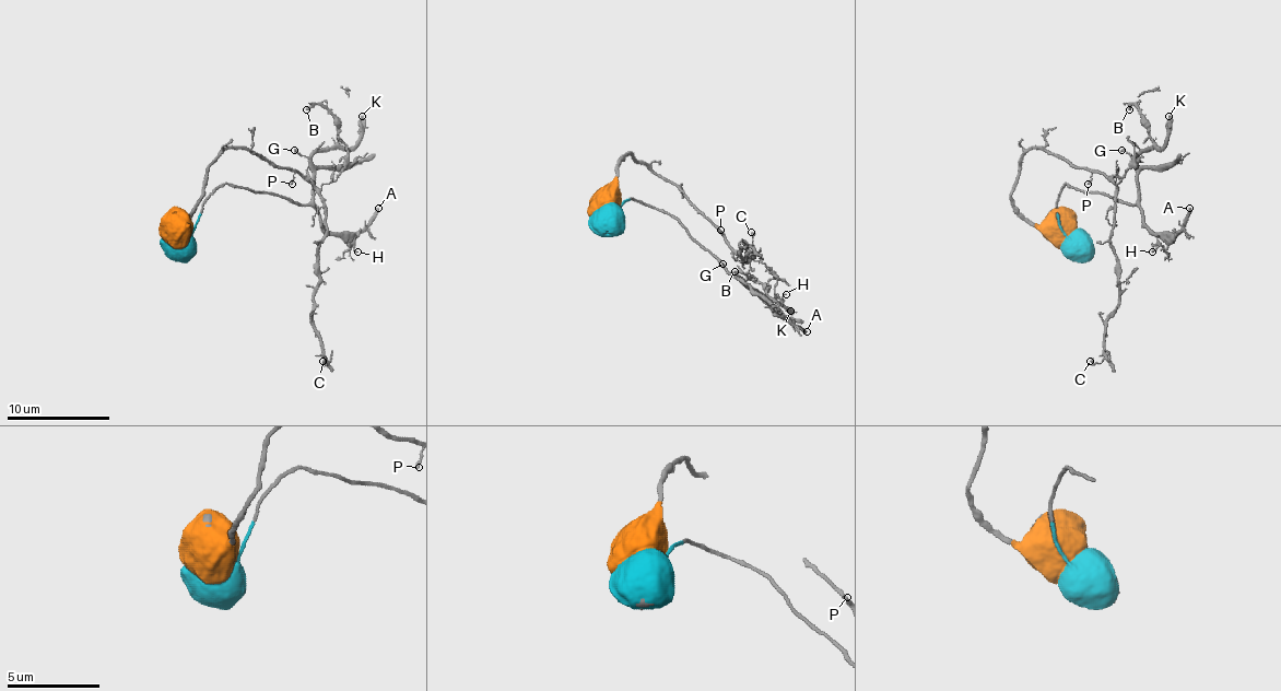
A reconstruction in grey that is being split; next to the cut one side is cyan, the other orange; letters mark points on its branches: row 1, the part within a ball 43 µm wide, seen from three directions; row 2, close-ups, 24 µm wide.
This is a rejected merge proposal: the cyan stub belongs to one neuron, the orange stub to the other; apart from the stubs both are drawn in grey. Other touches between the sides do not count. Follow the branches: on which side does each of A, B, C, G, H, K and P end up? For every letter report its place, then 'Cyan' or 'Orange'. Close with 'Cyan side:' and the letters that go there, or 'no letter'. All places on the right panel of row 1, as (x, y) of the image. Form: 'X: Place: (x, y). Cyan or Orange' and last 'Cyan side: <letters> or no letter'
A: Place: (1189, 208). Cyan
B: Place: (1129, 109). Cyan
C: Place: (1090, 361). Orange
G: Place: (1121, 150). Cyan
H: Place: (1152, 252). Cyan
K: Place: (1168, 116). Cyan
P: Place: (1088, 184). Orange
Cyan side: A, B, G, H, K

